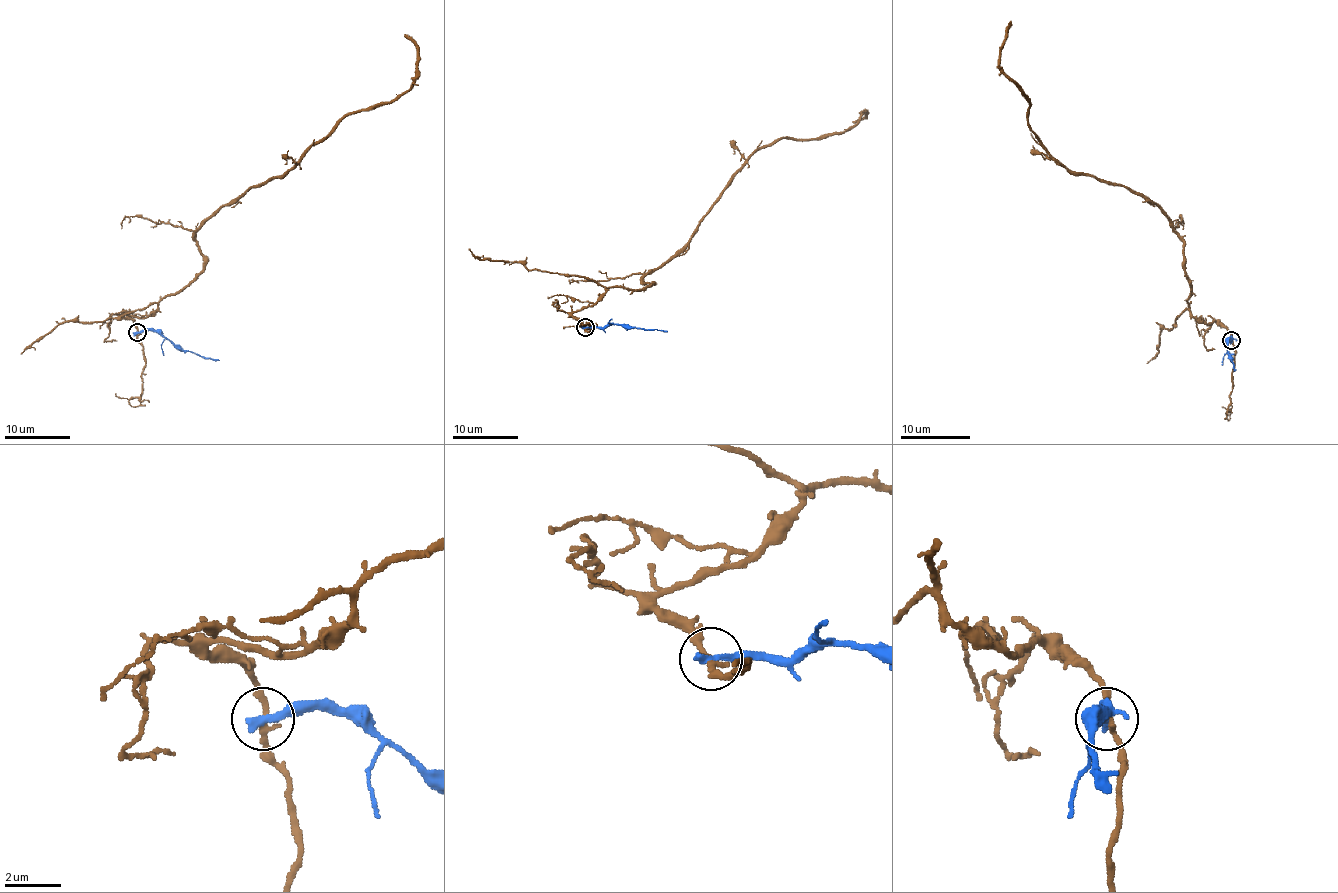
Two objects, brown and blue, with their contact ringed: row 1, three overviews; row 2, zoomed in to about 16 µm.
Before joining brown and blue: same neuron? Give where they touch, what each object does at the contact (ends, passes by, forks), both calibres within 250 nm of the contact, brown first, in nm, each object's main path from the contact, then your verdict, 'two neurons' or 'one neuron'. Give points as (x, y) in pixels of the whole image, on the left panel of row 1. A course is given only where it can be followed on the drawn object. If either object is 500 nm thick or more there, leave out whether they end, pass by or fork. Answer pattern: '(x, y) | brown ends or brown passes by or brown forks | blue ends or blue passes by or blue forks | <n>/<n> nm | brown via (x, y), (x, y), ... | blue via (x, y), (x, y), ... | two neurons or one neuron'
(137, 332) | brown passes by | blue ends | 220/340 nm | brown via (136, 331), (125, 315), (149, 316), (203, 268), (208, 219), (410, 89), (405, 34) | blue via (136, 333), (157, 329), (184, 351), (219, 360) | two neurons

